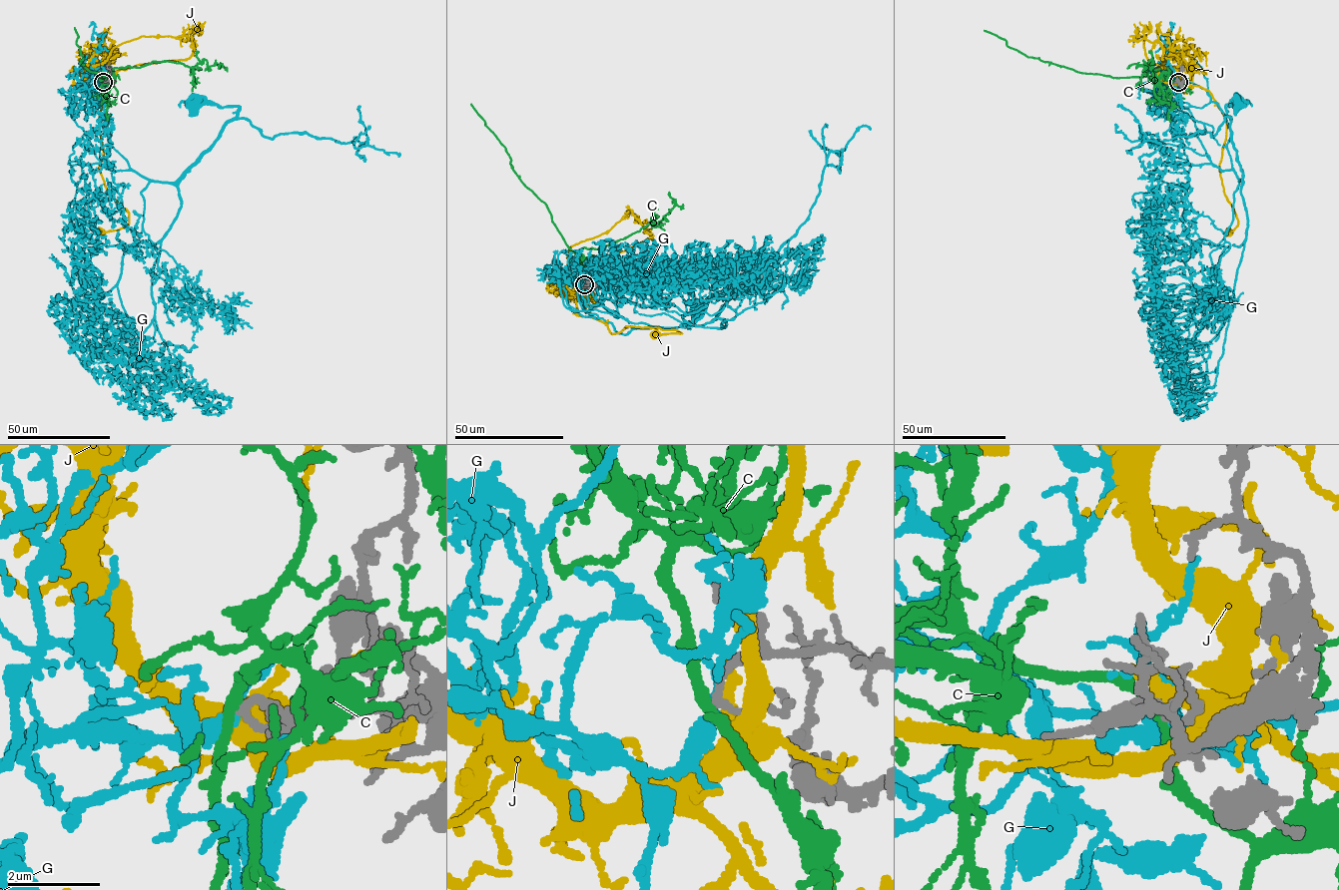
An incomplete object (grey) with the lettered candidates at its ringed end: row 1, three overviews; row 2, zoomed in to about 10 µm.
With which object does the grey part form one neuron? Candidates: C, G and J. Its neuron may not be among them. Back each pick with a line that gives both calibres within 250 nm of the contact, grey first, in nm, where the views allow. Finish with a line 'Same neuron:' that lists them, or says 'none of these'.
G: Thickness 130 nm (grey) against 280 nm
Same neuron: G

